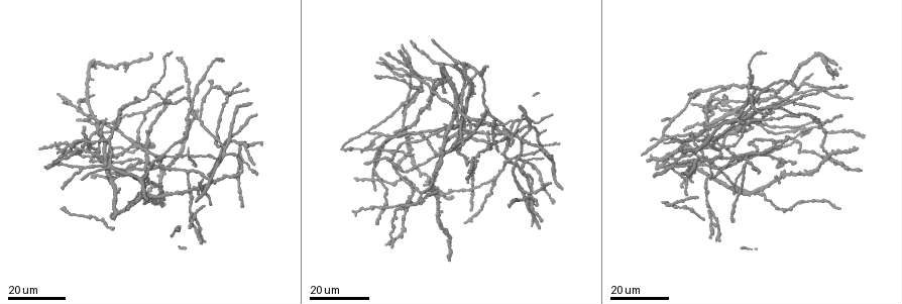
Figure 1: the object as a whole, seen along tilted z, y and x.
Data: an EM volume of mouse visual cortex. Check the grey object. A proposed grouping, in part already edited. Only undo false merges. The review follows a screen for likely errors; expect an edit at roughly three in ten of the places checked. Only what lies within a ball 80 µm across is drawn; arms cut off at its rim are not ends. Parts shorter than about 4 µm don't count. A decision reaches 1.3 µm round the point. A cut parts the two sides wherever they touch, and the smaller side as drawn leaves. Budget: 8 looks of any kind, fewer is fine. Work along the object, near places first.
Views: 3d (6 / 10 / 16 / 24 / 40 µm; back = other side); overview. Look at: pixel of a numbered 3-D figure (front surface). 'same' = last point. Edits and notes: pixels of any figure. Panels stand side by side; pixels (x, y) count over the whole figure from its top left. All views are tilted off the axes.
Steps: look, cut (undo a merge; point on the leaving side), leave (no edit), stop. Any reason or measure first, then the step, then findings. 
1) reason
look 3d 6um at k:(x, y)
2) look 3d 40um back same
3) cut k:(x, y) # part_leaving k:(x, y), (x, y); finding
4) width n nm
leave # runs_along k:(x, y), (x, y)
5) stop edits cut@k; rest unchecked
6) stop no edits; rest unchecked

three arms meet
look 3d 24um at 1:(709, 211)

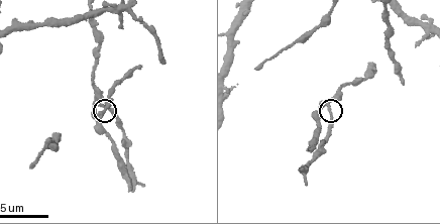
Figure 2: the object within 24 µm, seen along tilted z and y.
look 3d 10um at 2:(328, 109)

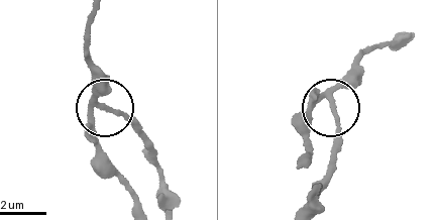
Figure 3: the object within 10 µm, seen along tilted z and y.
width 210 nm
leave # runs_along 3:(410, 37), (371, 49), (353, 63), (332, 97), (293, 117); continuous, no second cell

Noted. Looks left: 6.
looks like a crossing
look 3d 24um at 1:(514, 123)

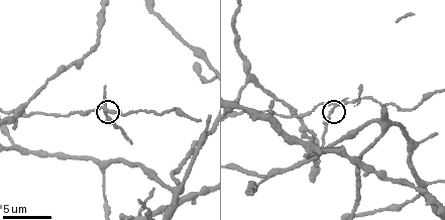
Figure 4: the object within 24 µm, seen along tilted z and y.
zoom in
look 3d 6um at 4:(333, 105)

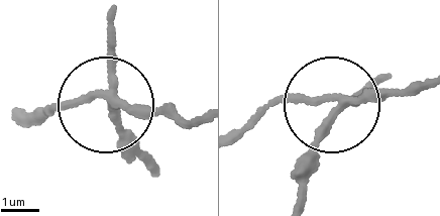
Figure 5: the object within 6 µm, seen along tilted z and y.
side_arm 7 um
cut 5:(112, 40) # part_leaving 5:(113, 97), (113, 114), (150, 160); two cells meet here

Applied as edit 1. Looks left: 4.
arms part here
look 3d 24um at 1:(783, 142)

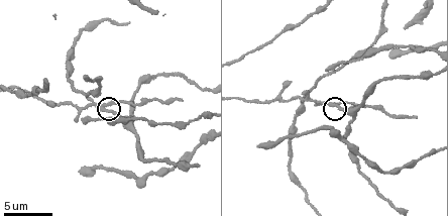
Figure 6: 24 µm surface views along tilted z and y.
look 3d 10um at 6:(105, 106)

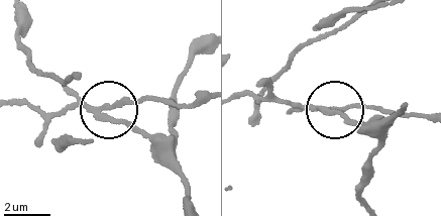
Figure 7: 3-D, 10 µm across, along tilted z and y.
width 220 nm
cut 7:(60, 116) # part_leaving 7:(88, 106), (75, 104), (51, 113), (15, 102); two cells meet here

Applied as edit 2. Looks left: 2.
four-way junction
look 3d 24um at 1:(724, 102)

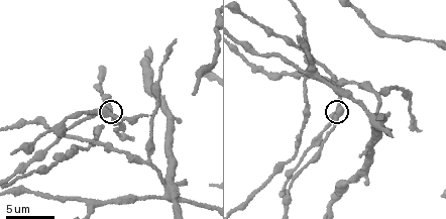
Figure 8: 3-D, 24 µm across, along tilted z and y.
look 3d 6um same

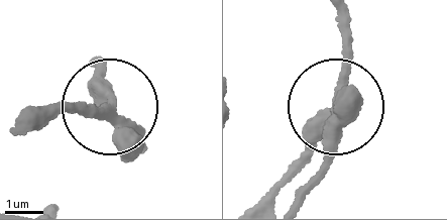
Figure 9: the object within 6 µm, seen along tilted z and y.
arms 4
leave # all the same cell

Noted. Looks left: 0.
stop edits cut@5, cut@7; rest unchecked

